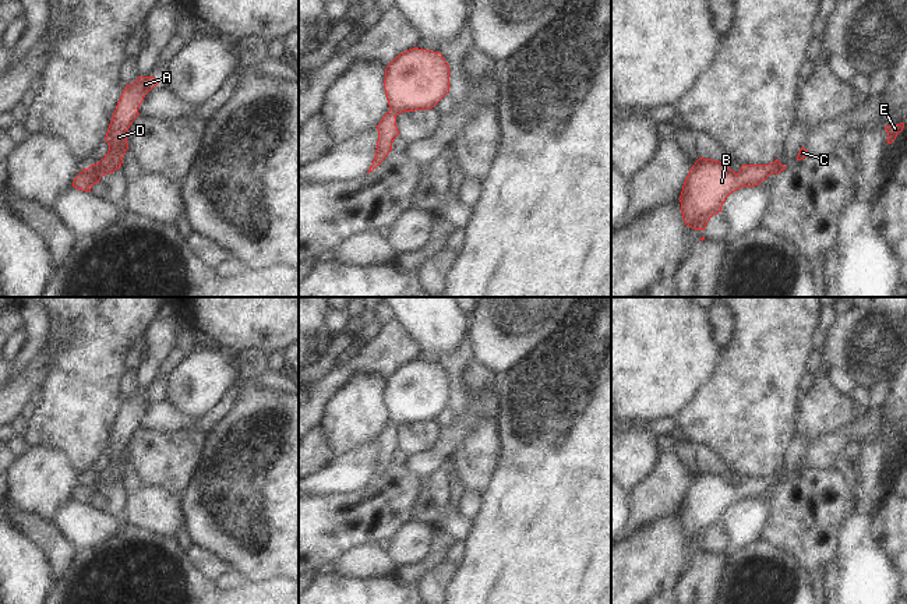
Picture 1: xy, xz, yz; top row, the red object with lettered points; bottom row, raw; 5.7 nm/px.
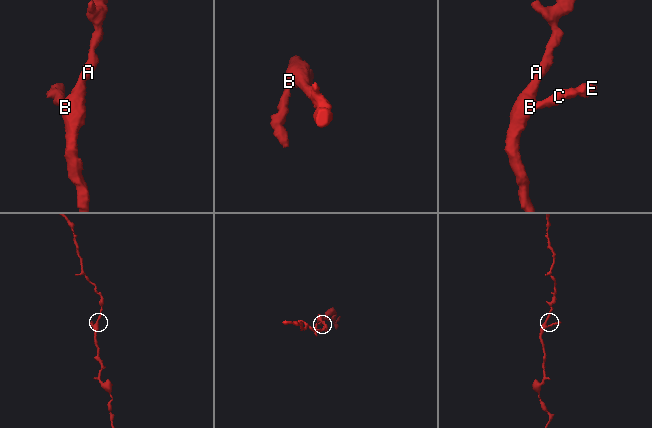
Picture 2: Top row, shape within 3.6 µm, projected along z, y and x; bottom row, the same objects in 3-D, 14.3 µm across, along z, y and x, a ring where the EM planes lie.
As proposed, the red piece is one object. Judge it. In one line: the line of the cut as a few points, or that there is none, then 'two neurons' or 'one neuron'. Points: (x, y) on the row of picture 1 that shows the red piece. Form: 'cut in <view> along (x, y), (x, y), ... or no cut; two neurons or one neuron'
no cut; one neuron

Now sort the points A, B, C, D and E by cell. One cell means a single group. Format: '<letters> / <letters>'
A B C D E

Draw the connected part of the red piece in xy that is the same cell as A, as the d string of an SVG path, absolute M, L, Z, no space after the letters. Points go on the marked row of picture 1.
M138 77L135 82L126 85L112 116L105 141L109 151L96 165L91 165L74 179L73 187L91 192L100 177L121 167L123 156L128 149L127 135L131 123L140 116L138 109L145 95L159 82L152 77Z

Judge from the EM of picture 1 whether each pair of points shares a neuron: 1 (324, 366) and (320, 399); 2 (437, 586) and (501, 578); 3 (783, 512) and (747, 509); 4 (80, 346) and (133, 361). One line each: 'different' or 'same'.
1: different
2: different
3: different
4: different

